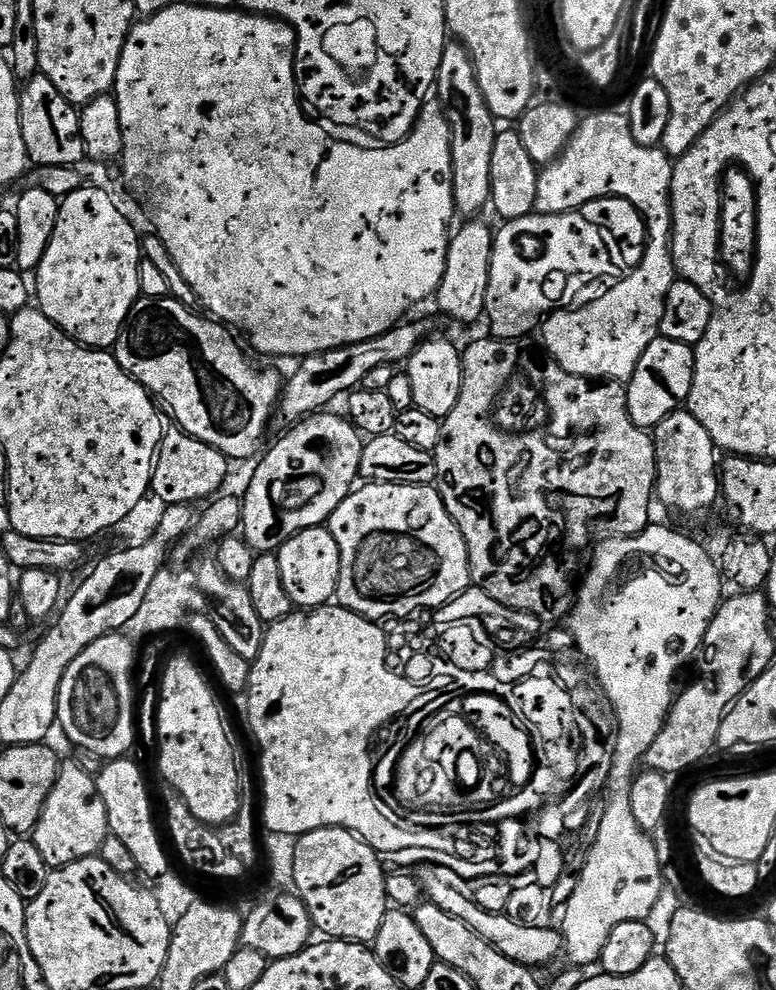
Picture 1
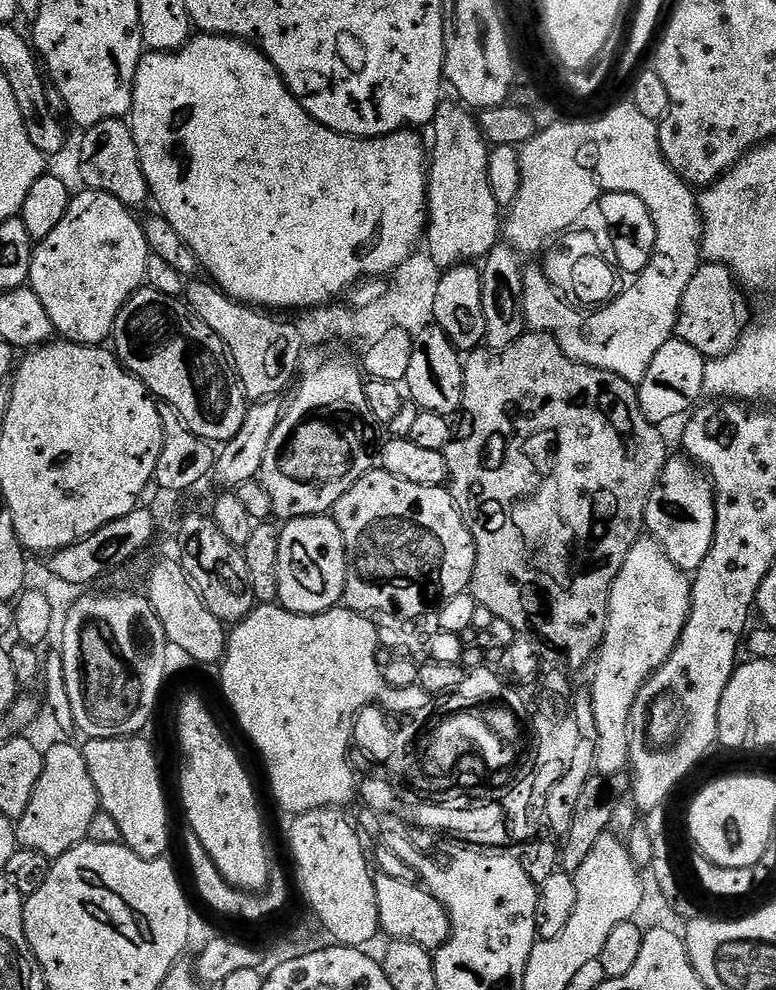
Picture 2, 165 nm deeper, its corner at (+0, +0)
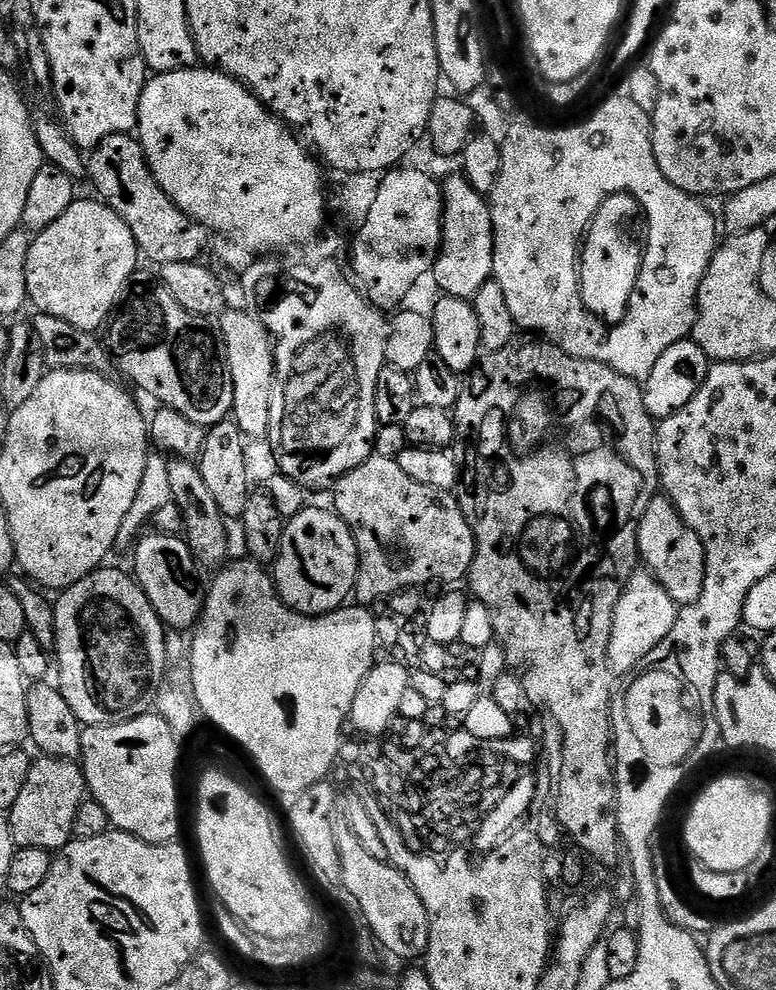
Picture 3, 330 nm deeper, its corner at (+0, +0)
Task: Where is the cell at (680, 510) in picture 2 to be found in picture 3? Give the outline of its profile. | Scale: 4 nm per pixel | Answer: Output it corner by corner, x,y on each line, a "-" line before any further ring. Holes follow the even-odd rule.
657,494
646,506
646,514
640,523
639,555
646,563
647,571
655,576
657,582
670,594
678,606
687,606
698,602
704,585
704,547
690,530
690,526
680,516
679,510
663,494

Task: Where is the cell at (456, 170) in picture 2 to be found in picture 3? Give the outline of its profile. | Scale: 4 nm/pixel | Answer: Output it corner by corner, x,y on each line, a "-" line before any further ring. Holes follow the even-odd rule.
463,174
449,175
443,181
443,240
430,276
436,279
439,290
445,296
457,296
471,301
482,290
486,281
493,279
494,230
489,201

